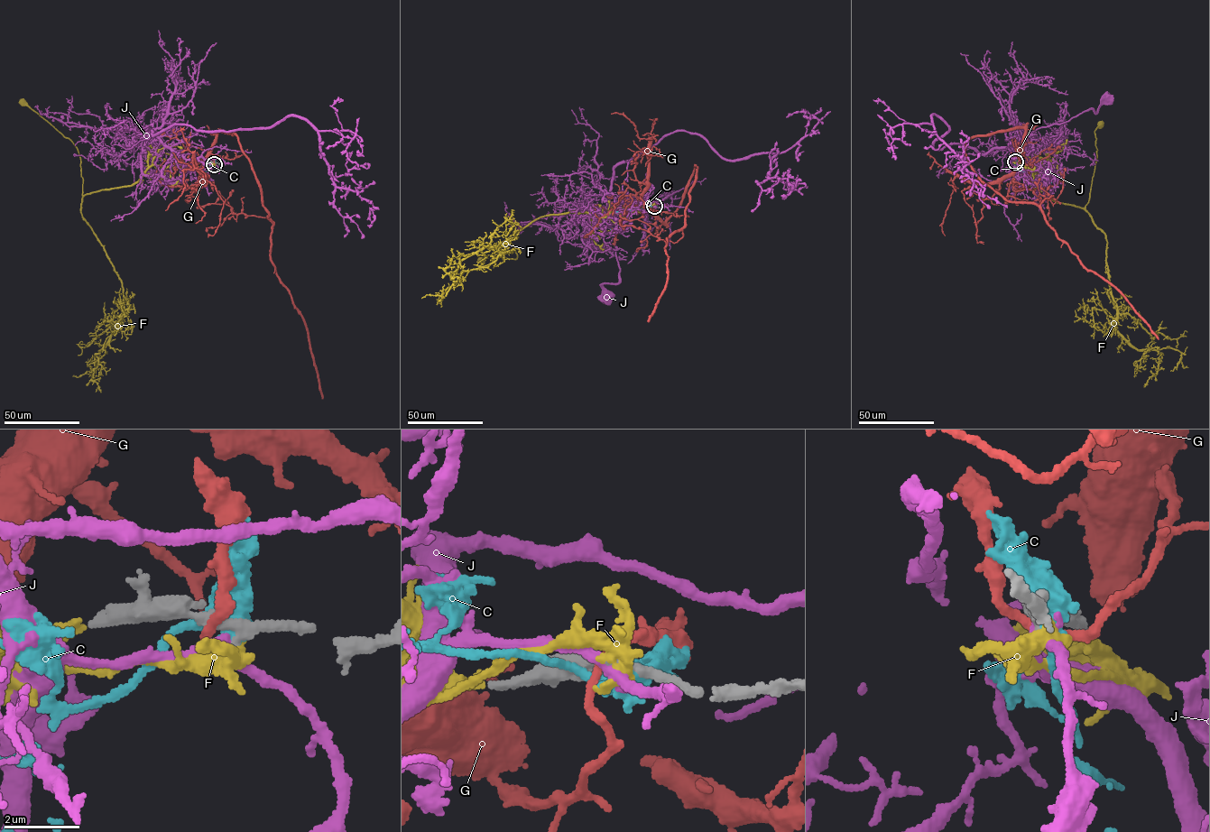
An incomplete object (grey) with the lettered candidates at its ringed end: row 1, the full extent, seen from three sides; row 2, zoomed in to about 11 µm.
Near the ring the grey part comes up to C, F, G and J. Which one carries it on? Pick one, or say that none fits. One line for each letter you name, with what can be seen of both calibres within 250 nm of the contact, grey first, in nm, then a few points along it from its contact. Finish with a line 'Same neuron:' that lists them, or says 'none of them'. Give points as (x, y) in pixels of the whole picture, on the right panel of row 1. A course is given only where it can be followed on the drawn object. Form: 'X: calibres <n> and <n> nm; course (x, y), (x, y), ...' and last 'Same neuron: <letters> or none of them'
F: calibres 240 and 340 nm; course (1016, 161), (1037, 171), (1045, 193), (1055, 200), (1084, 208), (1088, 202), (1097, 154), (1094, 132), (1100, 124)
Same neuron: F

